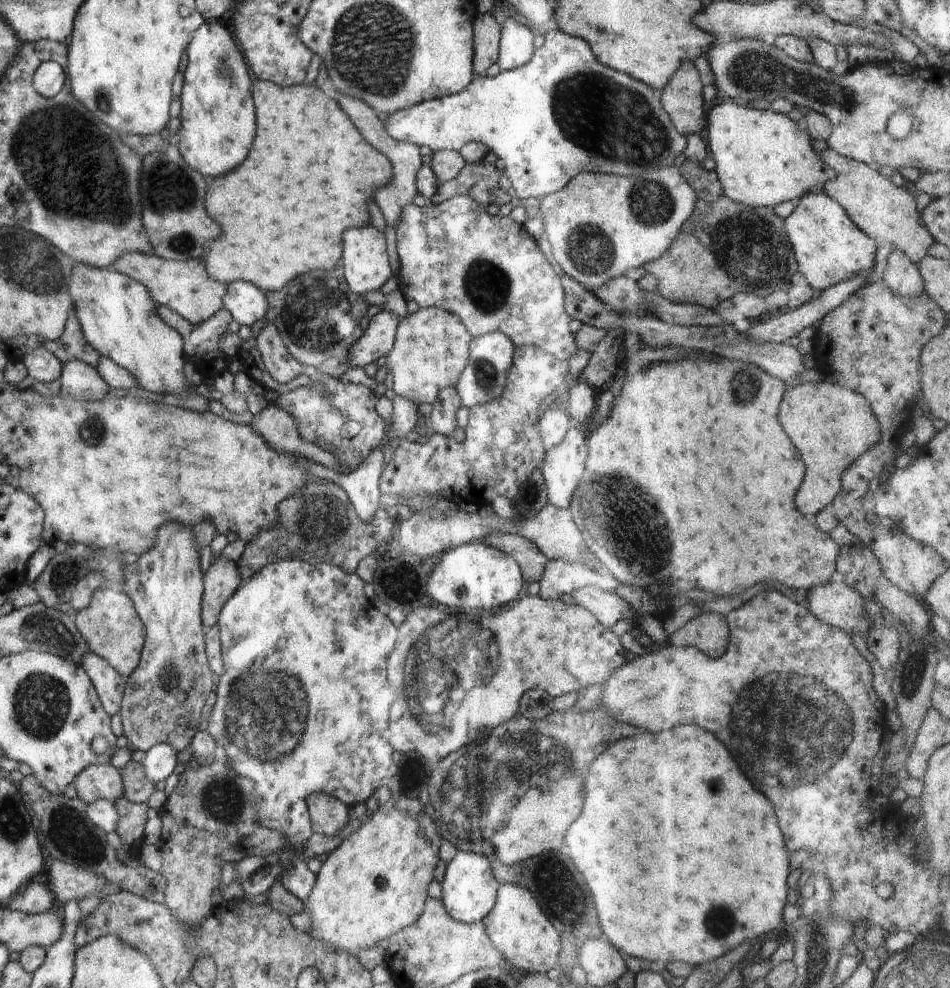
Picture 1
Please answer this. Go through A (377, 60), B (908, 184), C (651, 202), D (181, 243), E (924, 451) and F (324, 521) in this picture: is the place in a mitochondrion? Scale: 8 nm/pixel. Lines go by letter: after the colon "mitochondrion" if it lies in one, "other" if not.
A: mitochondrion
B: other
C: mitochondrion
D: mitochondrion
E: other
F: mitochondrion

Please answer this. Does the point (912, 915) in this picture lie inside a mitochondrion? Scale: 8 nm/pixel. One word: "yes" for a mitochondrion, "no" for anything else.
no

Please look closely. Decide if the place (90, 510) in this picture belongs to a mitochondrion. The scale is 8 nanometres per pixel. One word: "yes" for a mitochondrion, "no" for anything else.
no

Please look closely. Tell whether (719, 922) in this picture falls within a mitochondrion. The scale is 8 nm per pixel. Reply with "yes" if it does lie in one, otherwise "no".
yes

